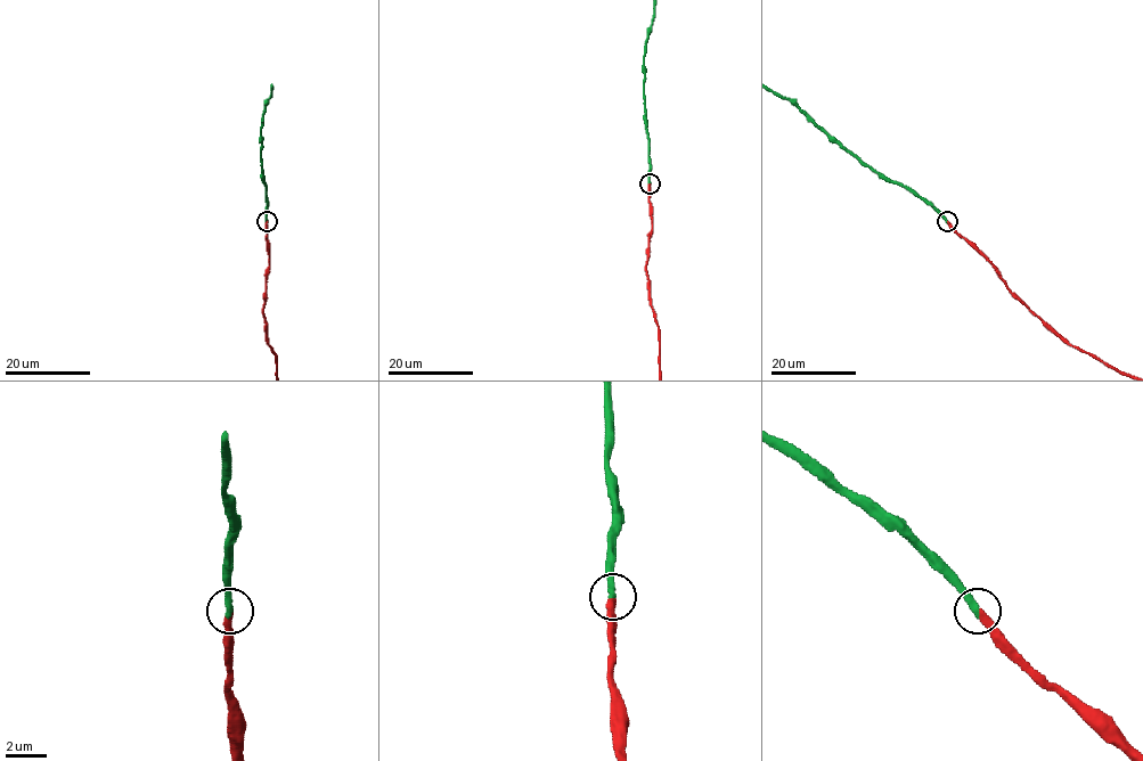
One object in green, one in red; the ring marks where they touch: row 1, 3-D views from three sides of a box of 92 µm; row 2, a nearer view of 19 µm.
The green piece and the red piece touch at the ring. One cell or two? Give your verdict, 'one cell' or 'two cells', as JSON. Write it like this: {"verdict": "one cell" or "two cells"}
{"verdict": "one cell"}

